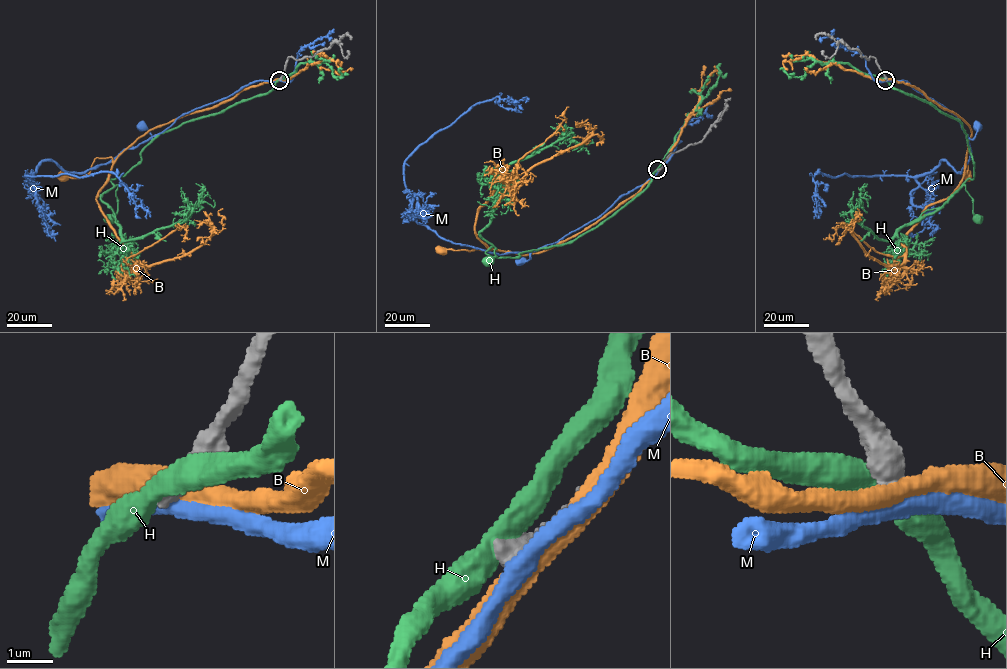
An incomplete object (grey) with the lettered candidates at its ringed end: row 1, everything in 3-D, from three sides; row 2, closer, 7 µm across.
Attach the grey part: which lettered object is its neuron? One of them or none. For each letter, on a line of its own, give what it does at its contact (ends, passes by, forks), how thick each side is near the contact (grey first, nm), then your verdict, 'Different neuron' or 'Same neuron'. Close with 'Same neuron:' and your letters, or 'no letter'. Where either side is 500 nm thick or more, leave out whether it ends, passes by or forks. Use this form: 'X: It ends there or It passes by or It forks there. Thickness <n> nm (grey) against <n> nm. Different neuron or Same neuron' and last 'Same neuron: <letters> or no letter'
B: Thickness 700 nm (grey) against 460 nm. Different neuron
H: Thickness 600 nm (grey) against 500 nm. Different neuron
M: Thickness 550 nm (grey) against 380 nm. Different neuron
Same neuron: no letter

